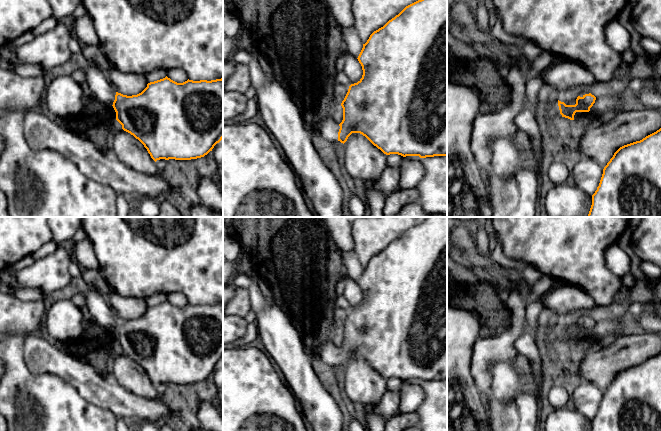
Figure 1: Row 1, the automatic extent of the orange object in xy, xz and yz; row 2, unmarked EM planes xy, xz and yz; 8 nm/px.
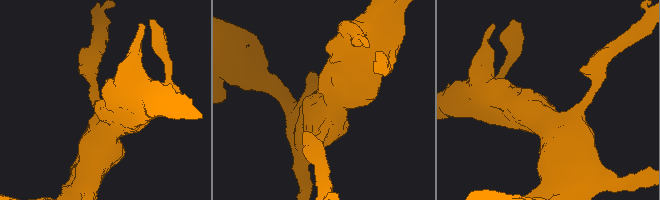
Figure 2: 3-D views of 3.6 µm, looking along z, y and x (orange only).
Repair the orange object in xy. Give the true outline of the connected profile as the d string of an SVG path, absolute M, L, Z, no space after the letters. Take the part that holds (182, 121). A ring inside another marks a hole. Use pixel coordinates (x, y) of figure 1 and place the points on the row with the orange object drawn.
M96 65L85 68L84 72L93 97L113 106L122 129L138 139L155 162L204 157L223 139L223 78L177 83L166 76L148 83L141 93L127 96L118 93L108 74Z

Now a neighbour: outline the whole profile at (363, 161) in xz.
M352 133L344 148L343 171L357 183L377 179L387 166L387 155L360 133Z

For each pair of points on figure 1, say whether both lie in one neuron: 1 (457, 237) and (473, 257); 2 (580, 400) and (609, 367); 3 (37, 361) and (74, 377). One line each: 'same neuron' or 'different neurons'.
1: same neuron
2: different neurons
3: same neuron

